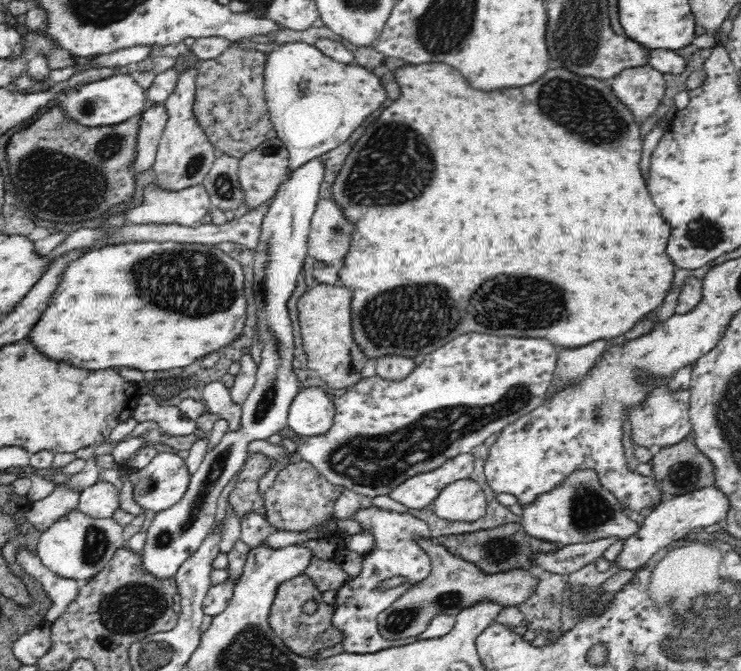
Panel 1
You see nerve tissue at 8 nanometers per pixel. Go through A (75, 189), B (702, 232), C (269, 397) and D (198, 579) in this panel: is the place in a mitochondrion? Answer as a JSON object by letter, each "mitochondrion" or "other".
{"A":"mitochondrion","B":"mitochondrion","C":"mitochondrion","D":"other"}

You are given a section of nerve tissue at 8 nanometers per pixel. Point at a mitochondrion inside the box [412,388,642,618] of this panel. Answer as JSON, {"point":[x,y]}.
{"point":[588,509]}

